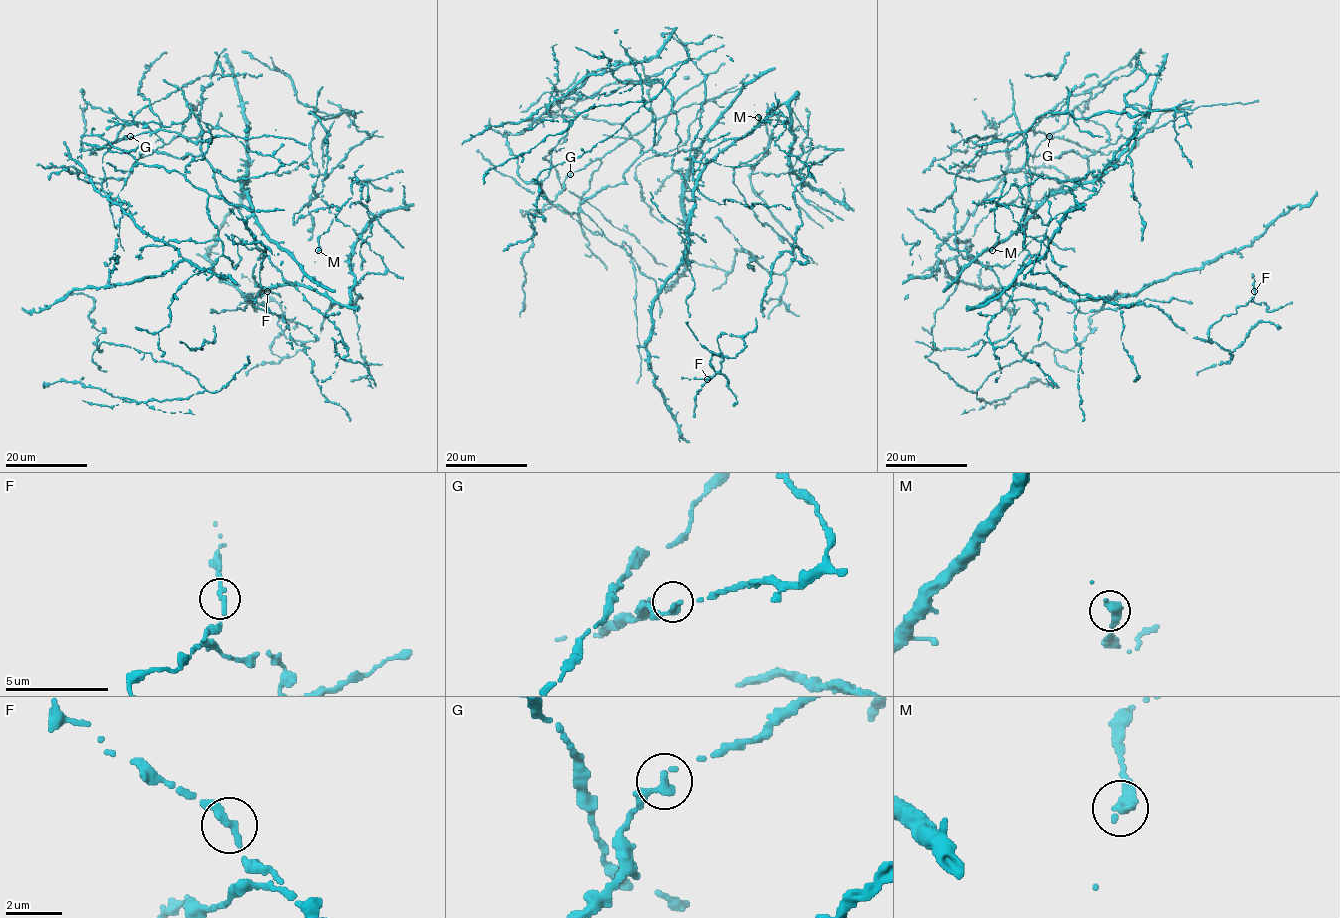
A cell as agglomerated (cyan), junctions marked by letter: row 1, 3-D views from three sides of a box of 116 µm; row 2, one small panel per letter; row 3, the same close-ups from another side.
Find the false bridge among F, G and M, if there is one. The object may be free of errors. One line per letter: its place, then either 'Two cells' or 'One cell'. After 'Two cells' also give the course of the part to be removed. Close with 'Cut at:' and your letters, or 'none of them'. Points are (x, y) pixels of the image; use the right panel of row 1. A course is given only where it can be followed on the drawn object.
F: Place: (1254, 291). One cell
G: Place: (1049, 136). One cell
M: Place: (992, 250). One cell
Cut at: none of them

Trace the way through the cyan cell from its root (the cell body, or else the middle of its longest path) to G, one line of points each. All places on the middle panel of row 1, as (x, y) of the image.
G: (638, 144), (624, 181), (577, 212), (546, 196), (551, 154), (542, 158), (561, 184), (570, 174)

